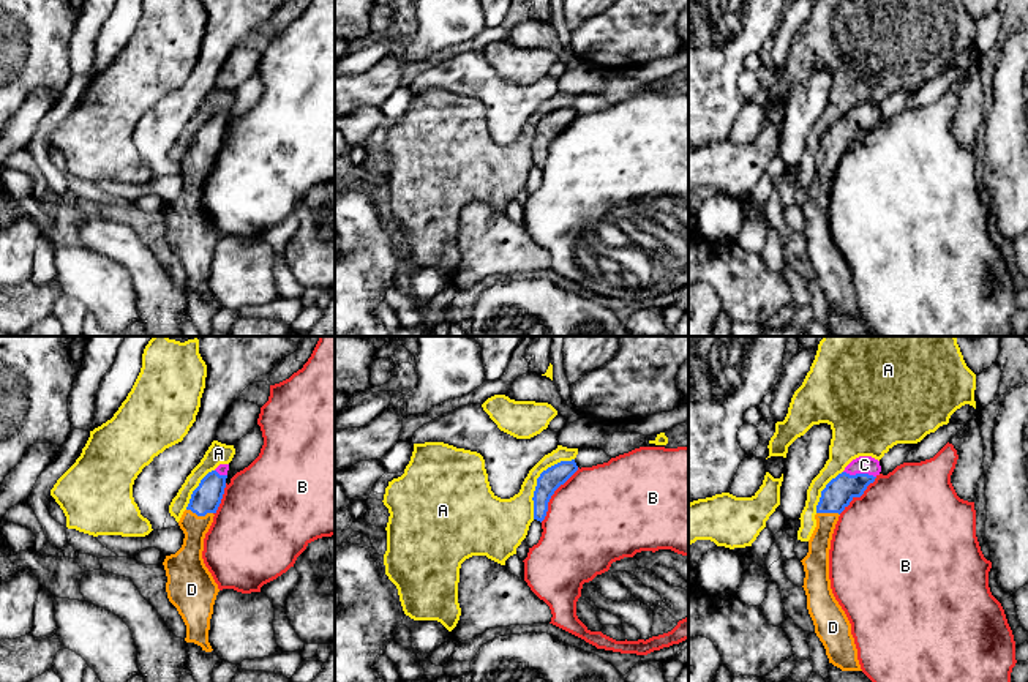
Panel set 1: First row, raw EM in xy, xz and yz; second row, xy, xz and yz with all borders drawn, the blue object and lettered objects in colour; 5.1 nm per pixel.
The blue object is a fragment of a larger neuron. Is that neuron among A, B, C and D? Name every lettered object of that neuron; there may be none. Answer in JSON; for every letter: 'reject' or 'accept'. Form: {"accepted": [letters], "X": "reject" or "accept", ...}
{"accepted": ["C", "D"], "A": "reject", "B": "reject", "C": "accept", "D": "accept"}

